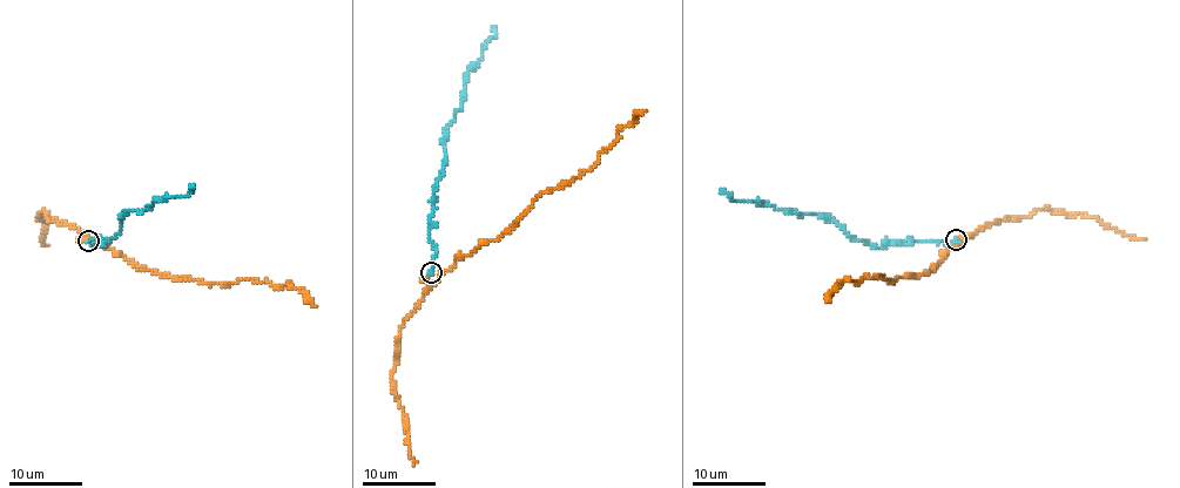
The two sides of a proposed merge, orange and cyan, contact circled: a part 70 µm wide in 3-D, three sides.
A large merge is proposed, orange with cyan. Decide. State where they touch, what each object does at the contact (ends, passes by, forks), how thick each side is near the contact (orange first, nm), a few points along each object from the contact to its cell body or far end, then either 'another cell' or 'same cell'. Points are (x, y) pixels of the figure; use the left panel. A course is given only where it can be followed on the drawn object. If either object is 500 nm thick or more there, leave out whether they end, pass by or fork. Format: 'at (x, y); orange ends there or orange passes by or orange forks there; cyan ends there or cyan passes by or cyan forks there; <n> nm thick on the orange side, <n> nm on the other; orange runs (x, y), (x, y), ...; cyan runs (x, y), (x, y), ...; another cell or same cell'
at (88, 241); orange ends there; cyan ends there; 180 nm thick on the orange side, 140 nm on the other; orange runs (88, 241), (86, 237), (140, 268), (206, 284), (224, 286), (244, 278), (289, 284), (315, 307); cyan runs (89, 241), (102, 244), (119, 231), (127, 211), (139, 212), (172, 196), (186, 197), (193, 185); same cell

